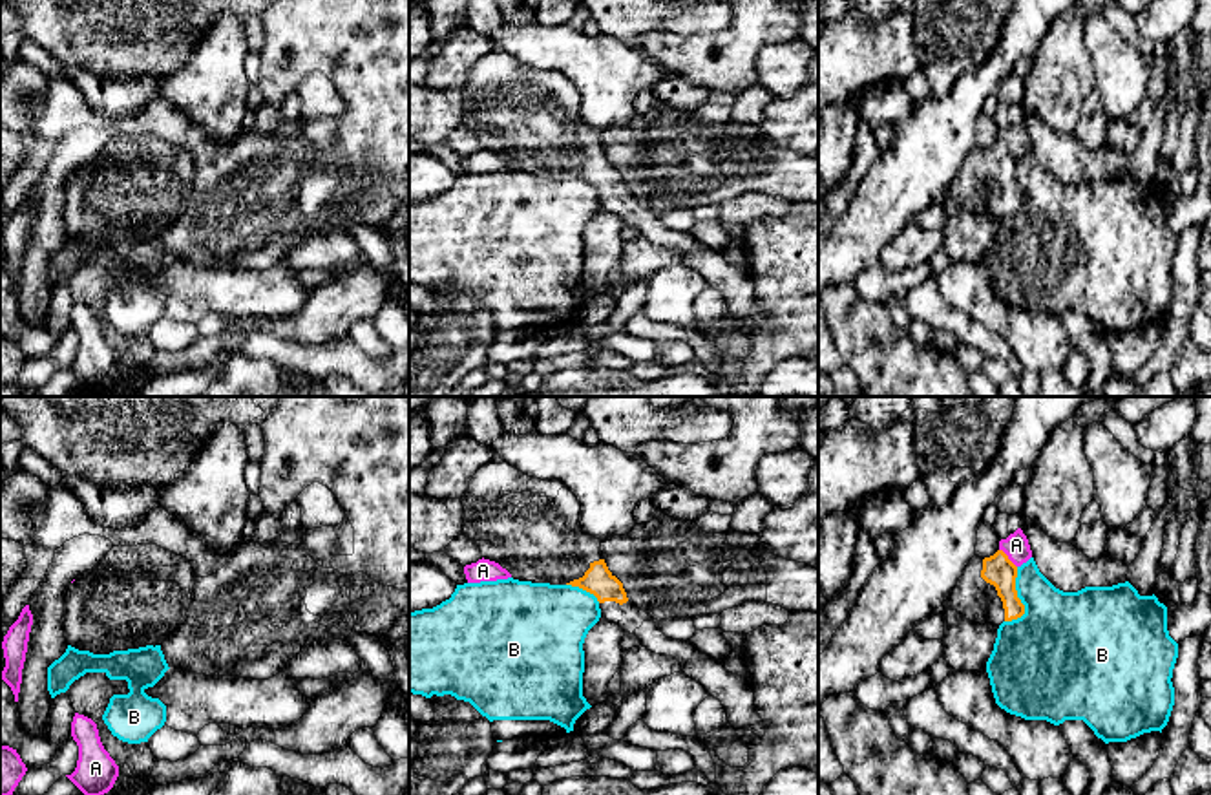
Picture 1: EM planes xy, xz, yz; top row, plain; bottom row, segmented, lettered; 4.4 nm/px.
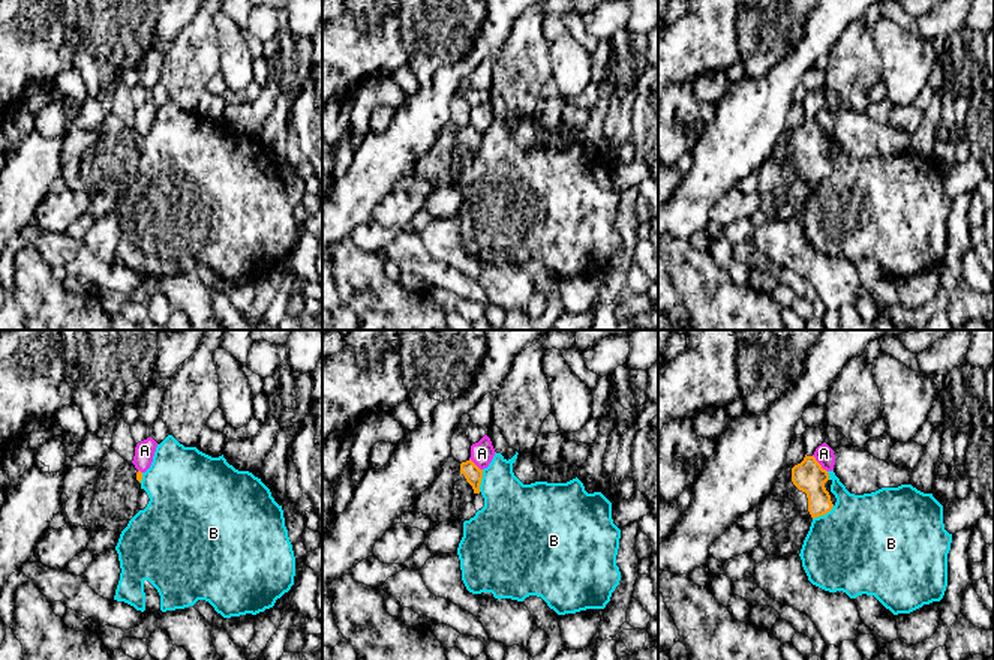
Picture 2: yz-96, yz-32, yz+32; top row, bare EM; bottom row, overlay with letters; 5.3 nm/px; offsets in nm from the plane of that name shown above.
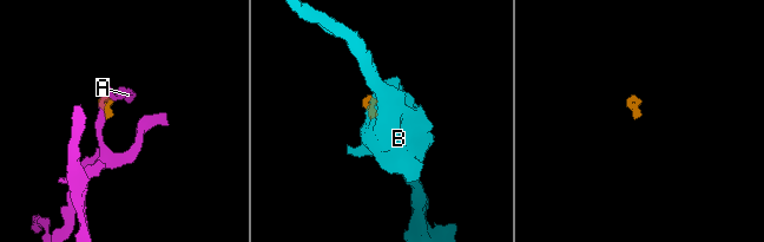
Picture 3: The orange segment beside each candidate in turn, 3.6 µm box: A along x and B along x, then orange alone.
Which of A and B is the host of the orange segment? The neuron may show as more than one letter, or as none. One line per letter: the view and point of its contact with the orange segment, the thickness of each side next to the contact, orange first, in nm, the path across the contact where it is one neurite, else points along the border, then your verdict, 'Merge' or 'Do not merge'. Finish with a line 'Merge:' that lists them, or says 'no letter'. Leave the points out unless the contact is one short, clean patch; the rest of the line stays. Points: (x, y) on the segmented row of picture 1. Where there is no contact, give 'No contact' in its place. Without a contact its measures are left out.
A: Touches orange at yz (1007, 558). Thickness 140 nm (orange) against 110 nm. Boundary: yz (1000, 549), (1016, 567). Do not merge
B: Touches orange at yz (1020, 600). Thickness 140 nm (orange) against 400 nm. Boundary: yz (1016, 567), (1016, 596), (1023, 605), (1023, 613), (1005, 622). Do not merge
Merge: no letter

